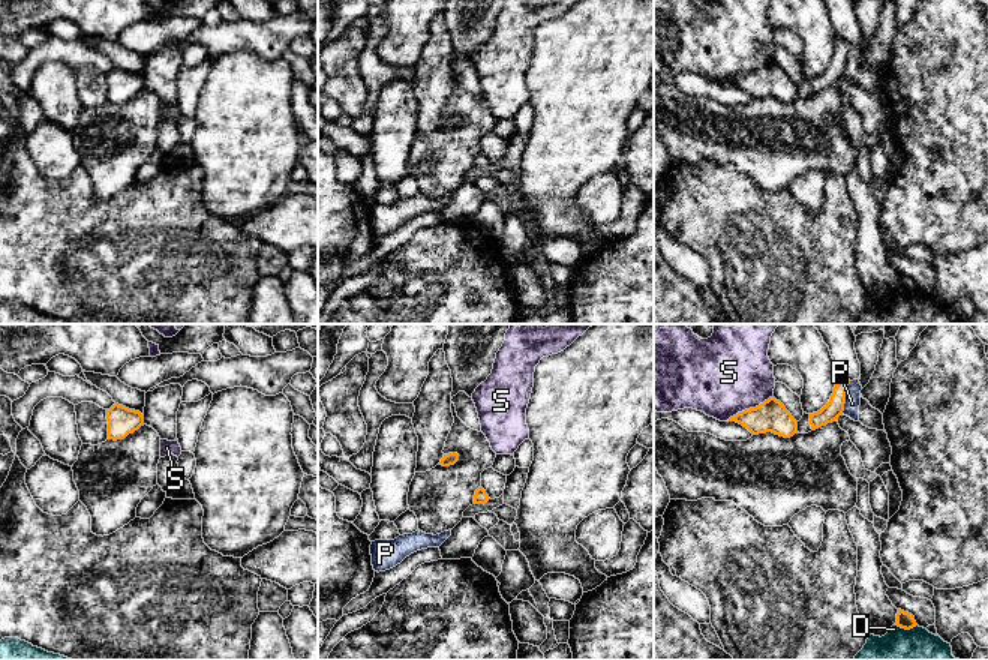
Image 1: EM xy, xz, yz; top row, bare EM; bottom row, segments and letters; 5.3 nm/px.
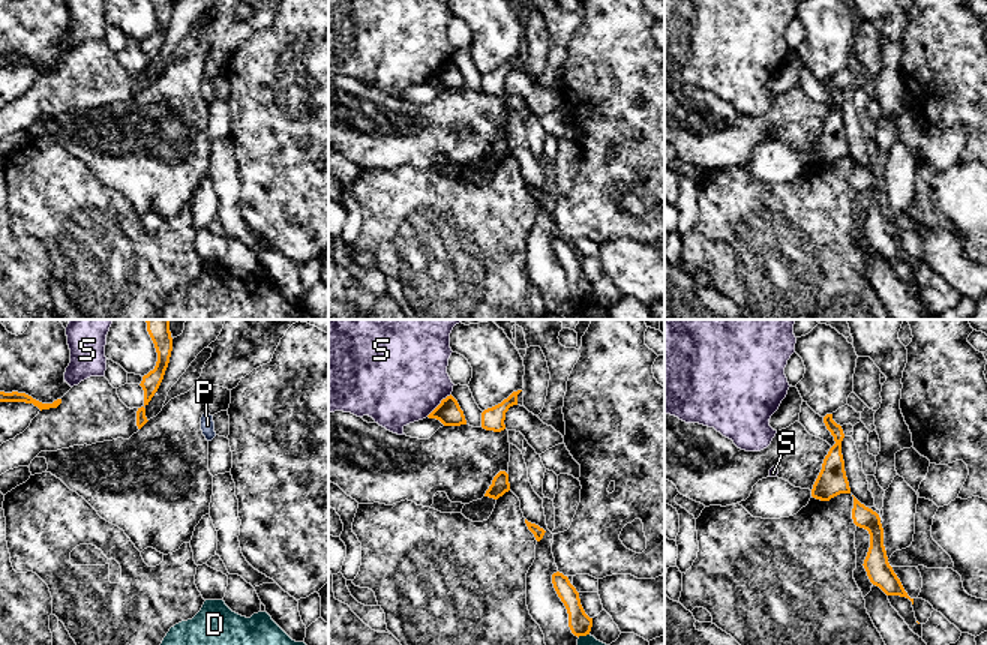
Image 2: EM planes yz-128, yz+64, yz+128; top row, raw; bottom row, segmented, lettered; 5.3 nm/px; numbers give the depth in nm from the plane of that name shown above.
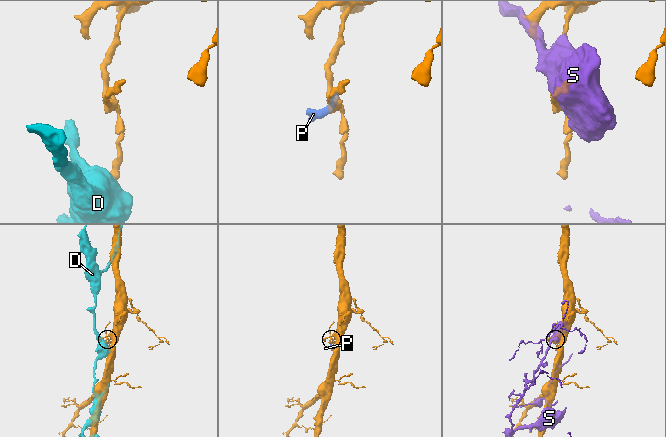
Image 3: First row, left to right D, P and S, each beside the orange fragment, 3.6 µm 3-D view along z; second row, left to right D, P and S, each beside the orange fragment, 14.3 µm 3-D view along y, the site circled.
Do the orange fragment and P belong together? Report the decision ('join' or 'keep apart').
keep apart

